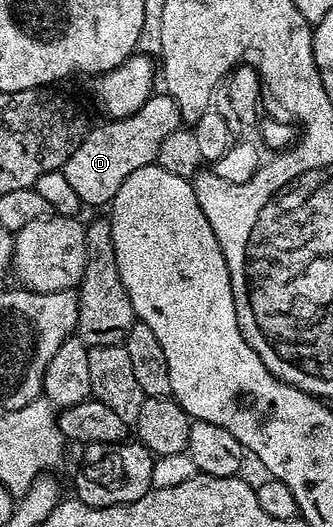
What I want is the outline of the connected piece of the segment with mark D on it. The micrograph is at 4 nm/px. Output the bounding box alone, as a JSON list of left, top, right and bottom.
[62,91,181,206]

